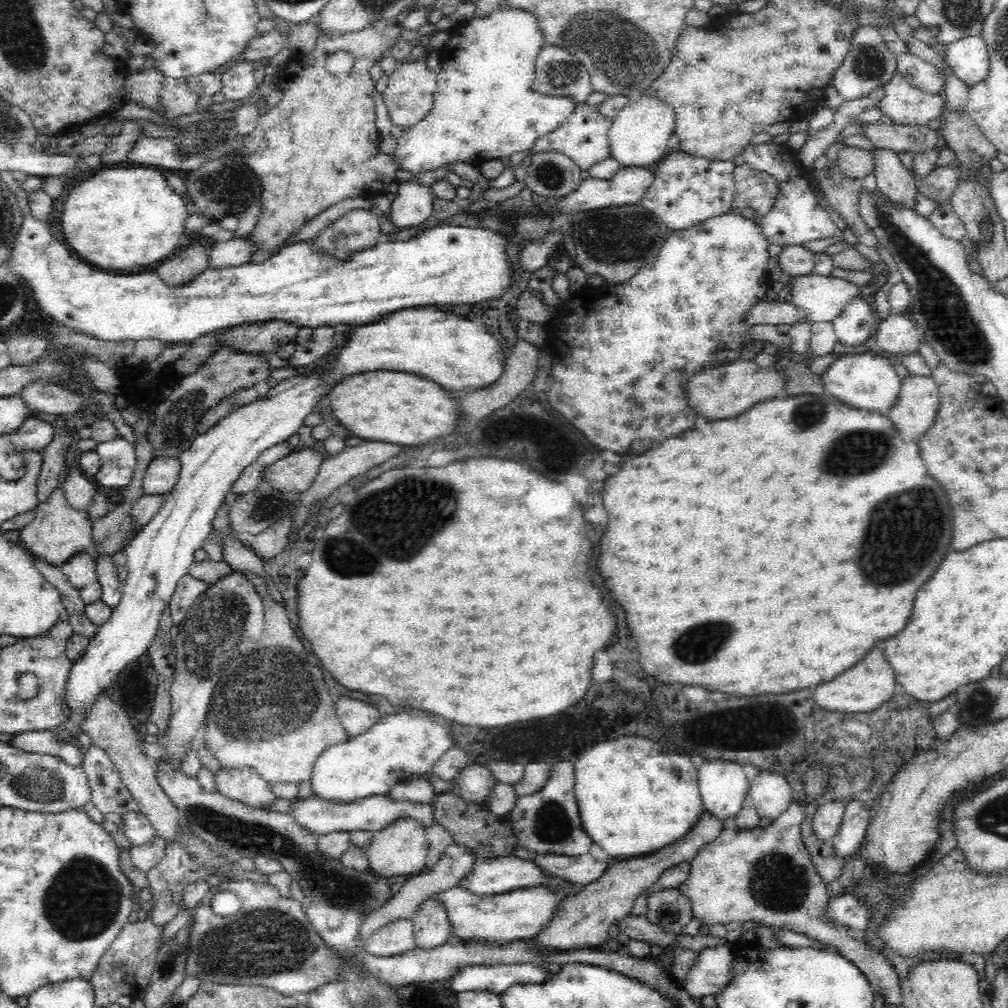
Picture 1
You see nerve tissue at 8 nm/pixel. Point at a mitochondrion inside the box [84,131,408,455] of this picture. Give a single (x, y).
(190, 403)

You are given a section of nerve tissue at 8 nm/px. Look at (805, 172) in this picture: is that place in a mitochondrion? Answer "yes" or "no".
no

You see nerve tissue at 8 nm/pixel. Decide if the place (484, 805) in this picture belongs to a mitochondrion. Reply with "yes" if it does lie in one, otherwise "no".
no

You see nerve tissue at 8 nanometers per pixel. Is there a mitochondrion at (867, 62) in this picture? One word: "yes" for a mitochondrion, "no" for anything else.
yes

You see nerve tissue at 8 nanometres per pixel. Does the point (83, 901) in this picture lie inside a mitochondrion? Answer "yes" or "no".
yes

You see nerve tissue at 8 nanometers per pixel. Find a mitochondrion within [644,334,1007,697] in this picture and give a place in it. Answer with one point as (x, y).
(891, 553)

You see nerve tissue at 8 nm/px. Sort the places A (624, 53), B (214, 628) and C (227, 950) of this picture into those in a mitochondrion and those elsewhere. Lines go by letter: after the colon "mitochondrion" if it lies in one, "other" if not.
A: mitochondrion
B: mitochondrion
C: mitochondrion

